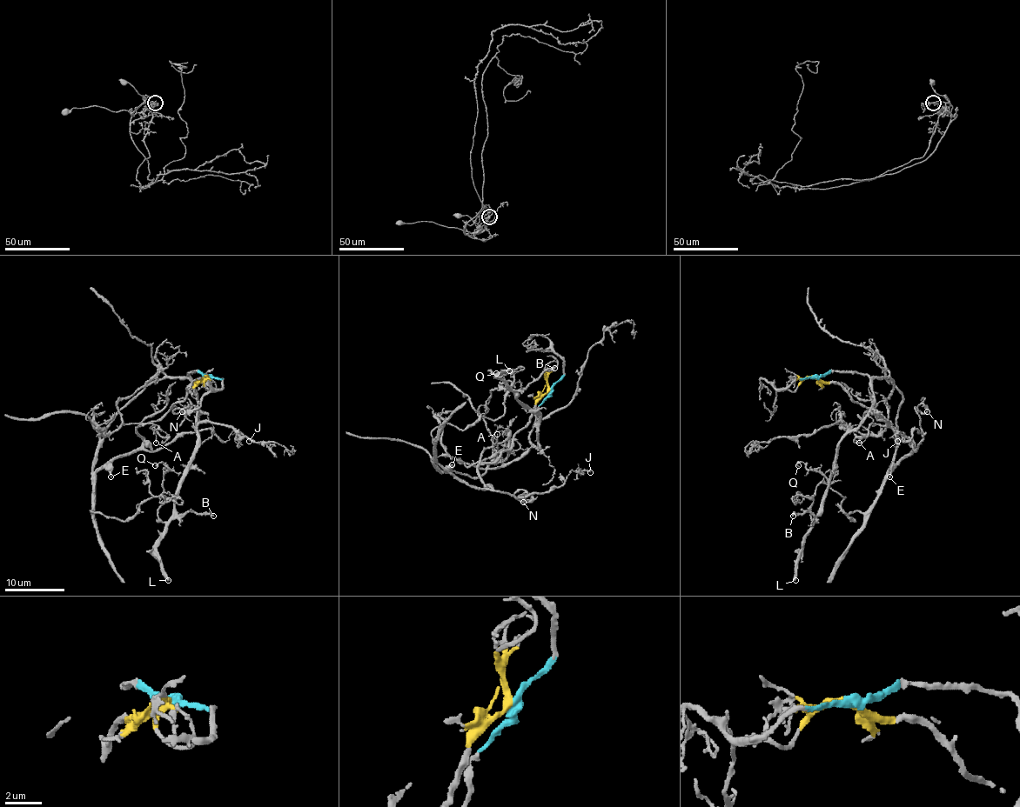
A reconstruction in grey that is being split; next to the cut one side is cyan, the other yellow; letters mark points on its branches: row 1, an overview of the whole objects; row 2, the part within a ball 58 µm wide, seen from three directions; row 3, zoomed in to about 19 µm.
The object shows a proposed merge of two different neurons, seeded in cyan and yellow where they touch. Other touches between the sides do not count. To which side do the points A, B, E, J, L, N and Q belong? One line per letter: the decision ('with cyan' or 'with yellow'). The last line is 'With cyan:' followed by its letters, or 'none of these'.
A: with yellow
B: with cyan
E: with yellow
J: with yellow
L: with cyan
N: with yellow
Q: with yellow
With cyan: B, L

